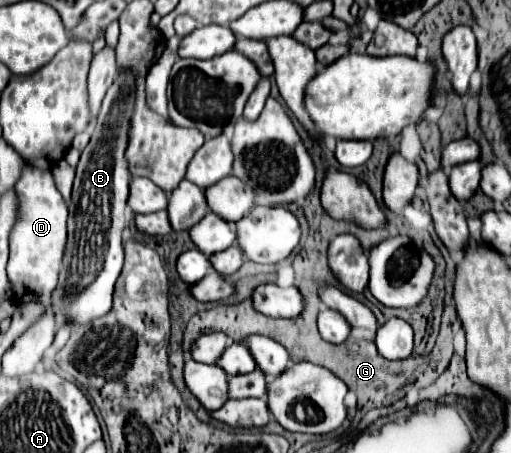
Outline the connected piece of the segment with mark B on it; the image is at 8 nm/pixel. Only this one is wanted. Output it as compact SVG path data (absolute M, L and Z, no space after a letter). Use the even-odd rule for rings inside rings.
M121 71L103 99L95 131L77 165L77 177L69 207L69 239L63 257L59 287L53 293L55 313L67 315L73 323L87 323L95 317L105 315L111 309L113 285L123 267L121 233L127 227L125 205L131 179L125 161L125 147L133 105L135 77L131 71Z

